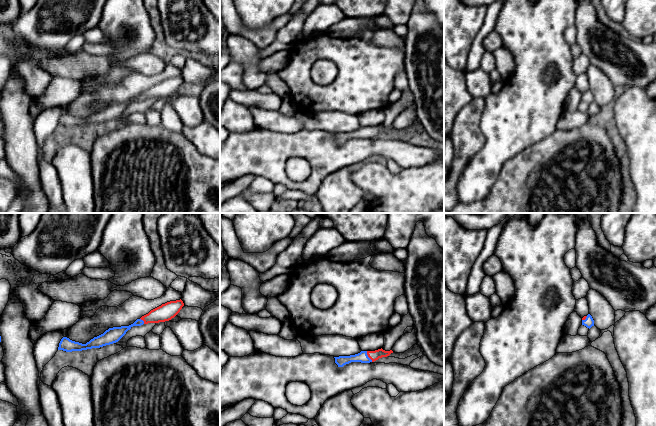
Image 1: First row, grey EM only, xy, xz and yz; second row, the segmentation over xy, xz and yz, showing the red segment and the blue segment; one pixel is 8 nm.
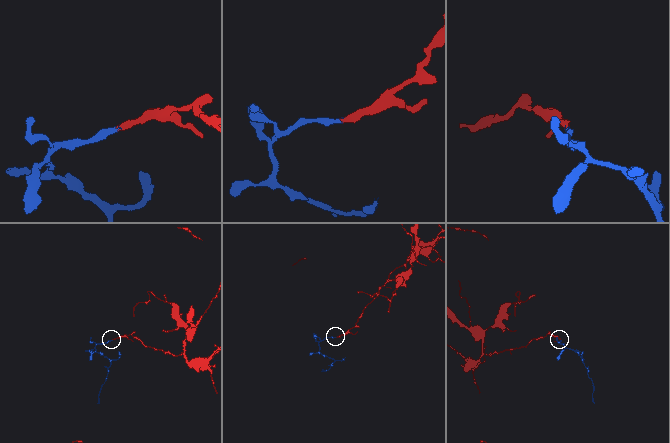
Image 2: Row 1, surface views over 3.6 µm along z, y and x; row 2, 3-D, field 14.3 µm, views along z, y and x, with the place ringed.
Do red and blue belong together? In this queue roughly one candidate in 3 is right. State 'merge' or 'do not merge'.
merge

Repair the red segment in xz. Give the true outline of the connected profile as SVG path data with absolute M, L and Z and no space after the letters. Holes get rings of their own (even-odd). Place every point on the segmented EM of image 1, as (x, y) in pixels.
M381 348L375 351L361 351L360 353L355 355L339 356L334 358L335 363L338 365L338 367L343 367L344 365L349 364L351 362L361 362L361 363L374 362L379 358L389 356L391 353L393 353L392 350L385 351Z

